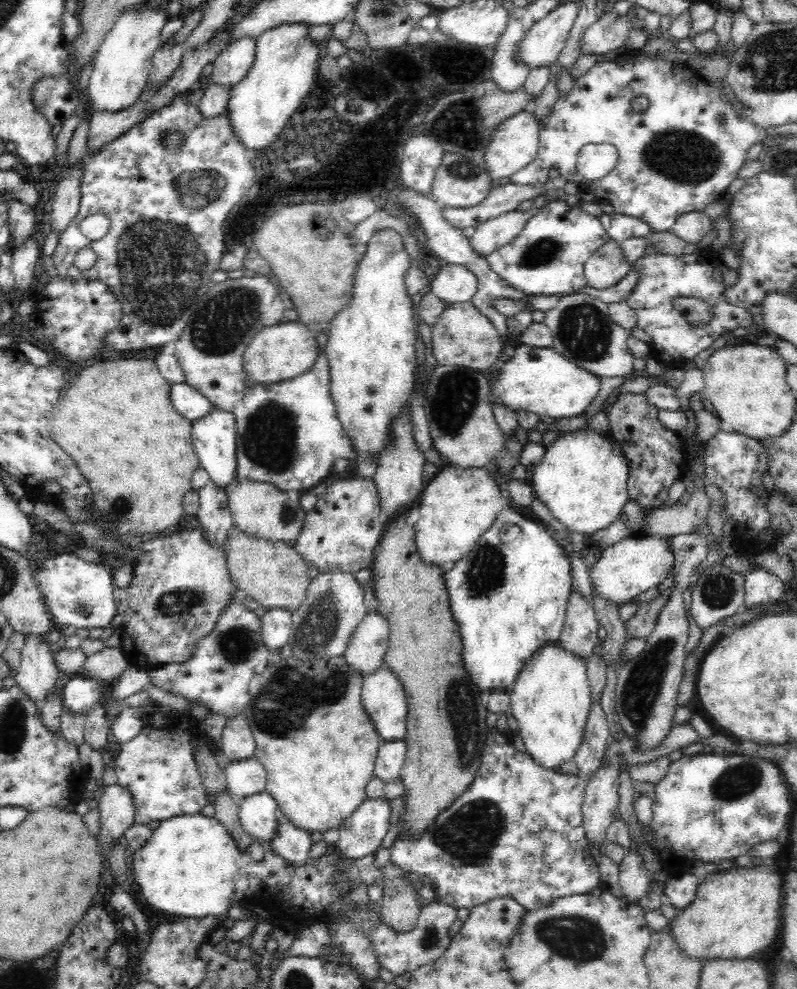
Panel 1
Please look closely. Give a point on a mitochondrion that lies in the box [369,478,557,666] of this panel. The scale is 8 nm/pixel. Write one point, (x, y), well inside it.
(484, 574)

